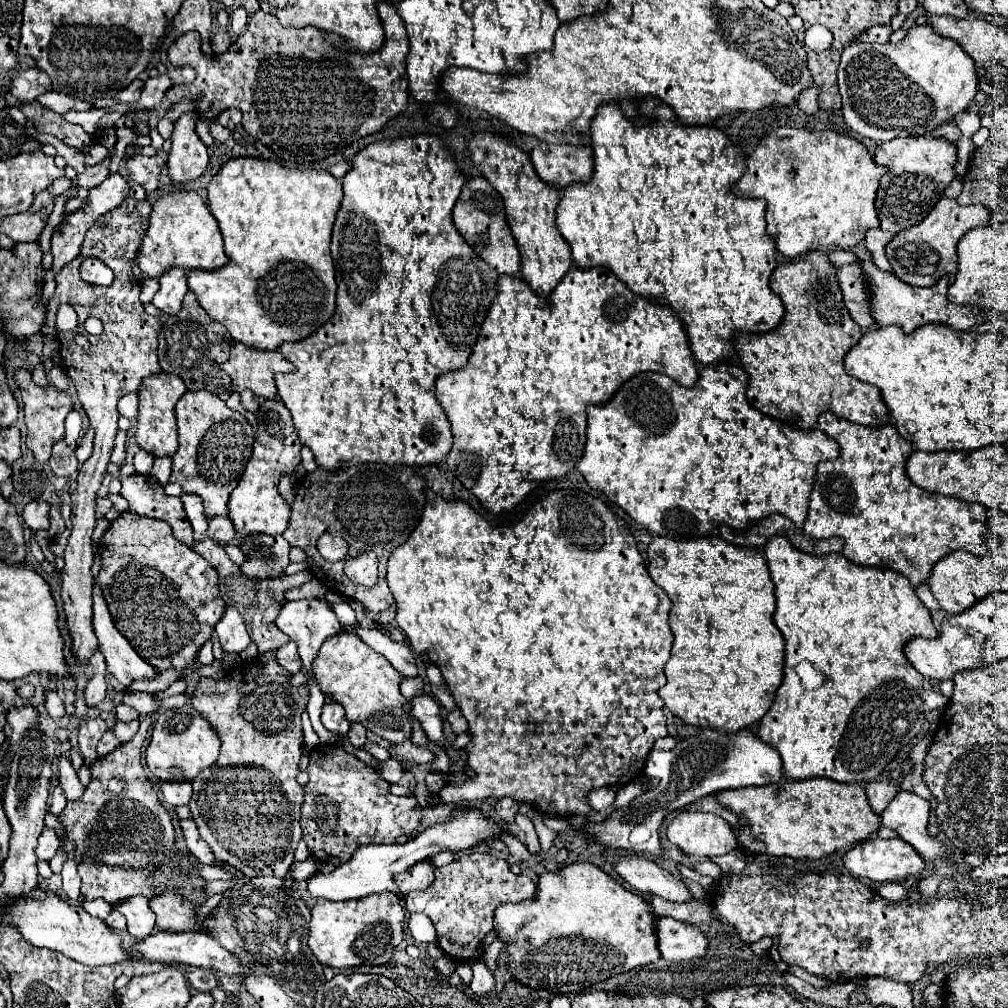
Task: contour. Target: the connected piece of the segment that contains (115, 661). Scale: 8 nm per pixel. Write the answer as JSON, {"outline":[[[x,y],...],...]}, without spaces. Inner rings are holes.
{"outline":[[[94,583],[92,597],[94,597],[92,625],[94,625],[96,637],[100,641],[100,653],[106,657],[108,673],[114,675],[124,687],[136,679],[144,679],[144,681],[154,679],[156,677],[154,667],[150,667],[150,663],[142,661],[142,657],[130,647],[126,637],[114,627],[98,583]]]}

